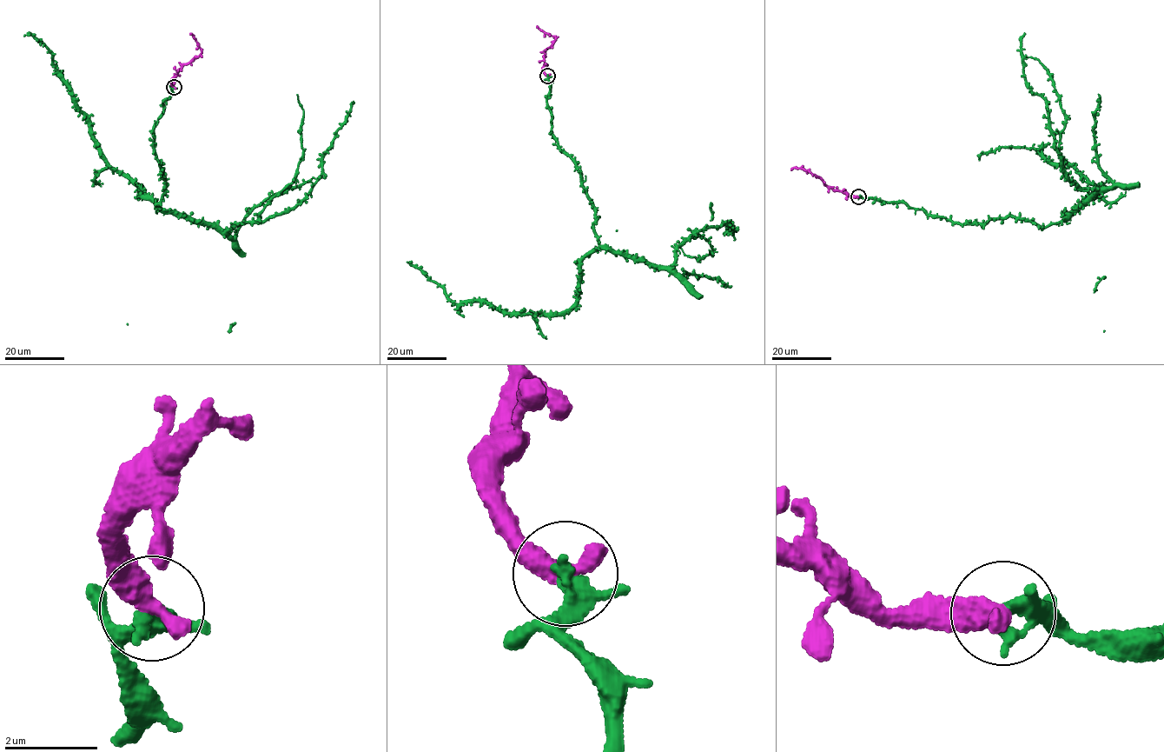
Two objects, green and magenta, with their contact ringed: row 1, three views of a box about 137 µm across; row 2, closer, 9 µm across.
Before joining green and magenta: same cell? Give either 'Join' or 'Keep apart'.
Join

